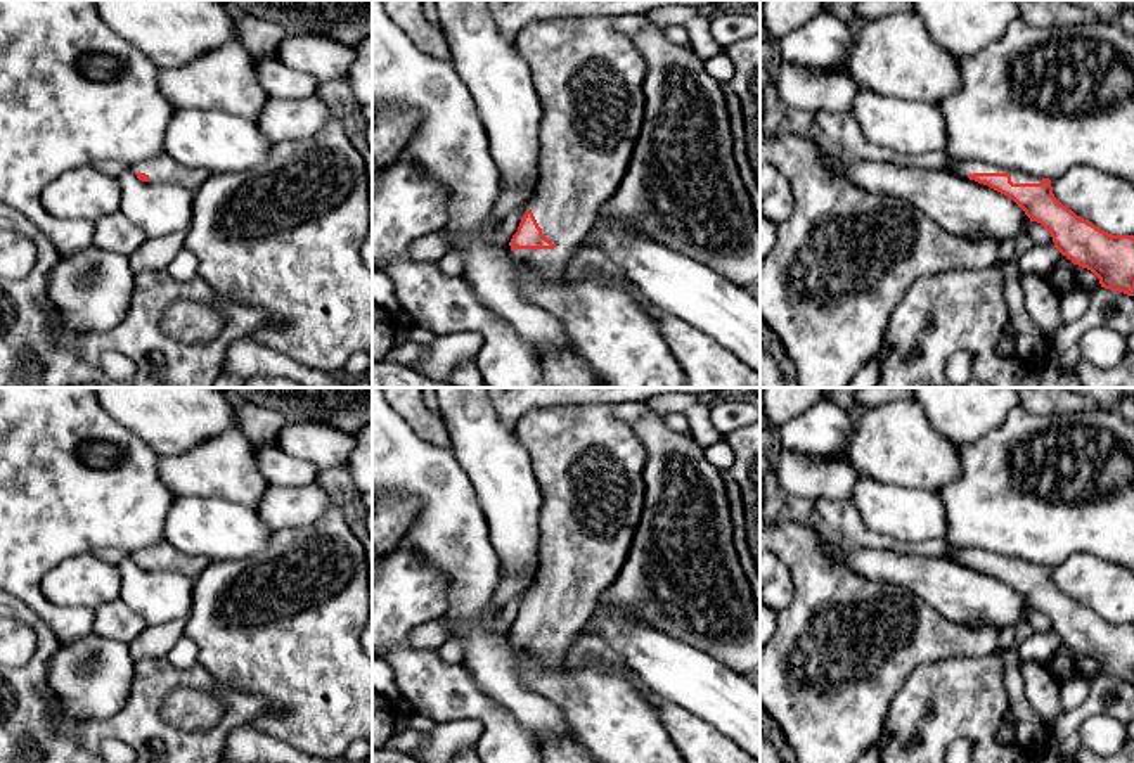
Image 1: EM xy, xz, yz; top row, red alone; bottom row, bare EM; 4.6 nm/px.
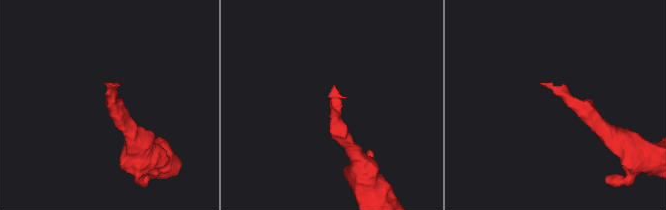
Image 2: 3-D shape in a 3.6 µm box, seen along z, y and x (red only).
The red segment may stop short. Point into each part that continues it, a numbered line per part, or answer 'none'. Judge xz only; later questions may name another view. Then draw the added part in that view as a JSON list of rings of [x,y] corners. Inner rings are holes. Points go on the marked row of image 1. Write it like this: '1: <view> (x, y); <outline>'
1: xz (587, 76); [[[580,16],[580,17],[557,17],[557,19],[544,19],[535,21],[525,26],[514,43],[521,55],[521,59],[528,64],[532,71],[533,88],[537,92],[540,107],[542,107],[542,119],[540,119],[540,175],[535,194],[528,201],[525,213],[530,209],[542,228],[542,234],[556,246],[554,249],[514,249],[511,254],[519,261],[530,265],[542,275],[556,275],[559,273],[566,263],[570,254],[582,246],[583,239],[589,235],[601,206],[613,196],[613,192],[620,187],[623,175],[630,164],[639,133],[642,130],[642,114],[646,111],[646,97],[642,92],[644,78],[648,73],[646,59],[637,52],[632,40],[625,35],[618,33],[613,28],[613,16]],[[523,213],[523,216],[525,216]]]

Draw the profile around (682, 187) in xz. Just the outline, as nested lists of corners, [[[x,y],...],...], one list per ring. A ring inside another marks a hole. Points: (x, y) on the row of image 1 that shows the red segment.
[[[648,12],[642,16],[648,24],[634,38],[648,62],[642,130],[620,187],[597,216],[627,220],[660,244],[760,296],[760,230],[734,161],[720,81],[705,69],[705,61],[691,47],[667,38],[670,24]]]

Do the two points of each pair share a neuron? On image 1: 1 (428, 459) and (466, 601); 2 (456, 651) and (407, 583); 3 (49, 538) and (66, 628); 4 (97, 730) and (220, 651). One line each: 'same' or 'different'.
1: same
2: different
3: same
4: different

